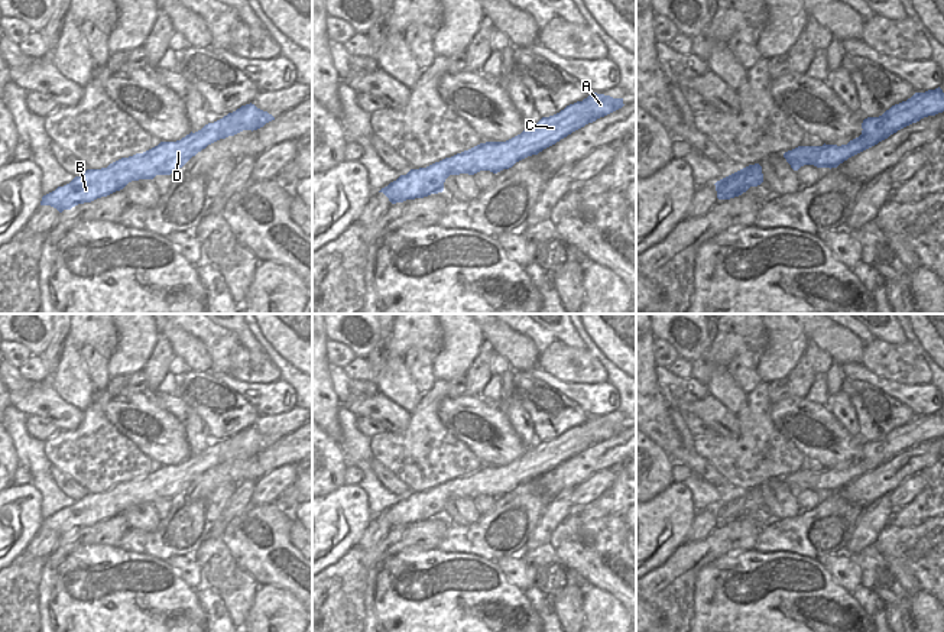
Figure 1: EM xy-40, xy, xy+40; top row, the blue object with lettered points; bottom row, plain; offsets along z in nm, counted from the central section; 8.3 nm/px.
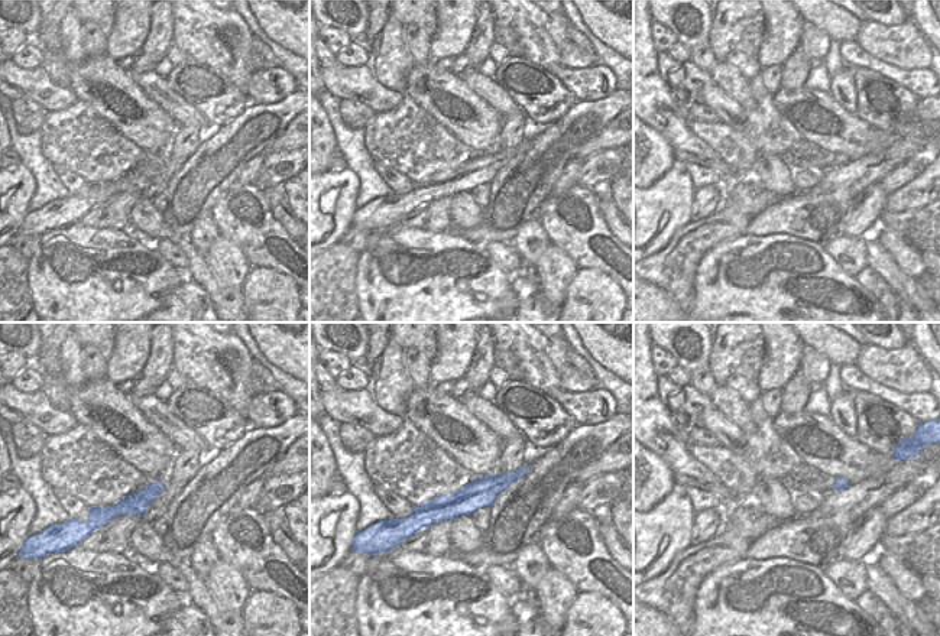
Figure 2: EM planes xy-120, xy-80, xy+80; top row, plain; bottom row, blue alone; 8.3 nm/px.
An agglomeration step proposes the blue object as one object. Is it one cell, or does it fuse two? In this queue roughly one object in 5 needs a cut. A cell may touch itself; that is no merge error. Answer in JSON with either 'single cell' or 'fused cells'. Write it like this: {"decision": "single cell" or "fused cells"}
{"decision": "single cell"}

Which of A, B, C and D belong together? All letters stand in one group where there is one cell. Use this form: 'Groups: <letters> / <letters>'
Groups: A B C D.

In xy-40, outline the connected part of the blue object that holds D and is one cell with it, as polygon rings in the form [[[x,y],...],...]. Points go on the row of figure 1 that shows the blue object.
[[[252,103],[241,106],[223,119],[205,124],[201,130],[191,132],[181,140],[160,142],[143,153],[121,158],[107,168],[87,169],[69,184],[43,195],[40,205],[51,205],[62,213],[78,204],[91,202],[120,191],[132,181],[171,175],[208,145],[243,130],[257,130],[272,120],[275,120],[272,114]]]

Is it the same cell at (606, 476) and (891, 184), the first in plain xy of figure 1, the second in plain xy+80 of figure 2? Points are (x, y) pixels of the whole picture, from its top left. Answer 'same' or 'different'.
same

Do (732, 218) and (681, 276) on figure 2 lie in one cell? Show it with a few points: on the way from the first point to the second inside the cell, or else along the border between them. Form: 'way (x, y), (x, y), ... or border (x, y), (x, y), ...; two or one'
way (716, 227), (683, 260); one

